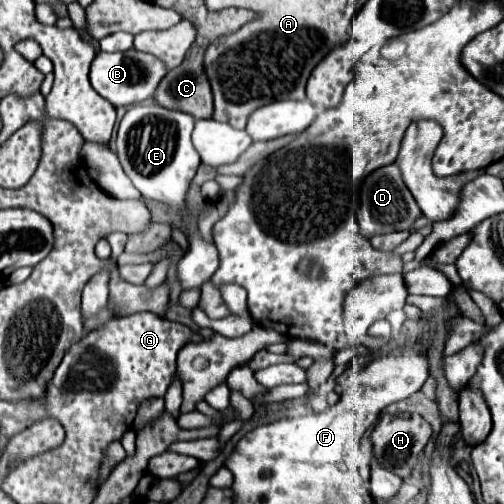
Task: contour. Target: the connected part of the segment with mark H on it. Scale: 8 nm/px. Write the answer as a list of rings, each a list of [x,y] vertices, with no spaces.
[[[409,415],[409,417],[385,417],[381,419],[373,433],[371,433],[371,441],[373,441],[373,453],[377,457],[377,461],[387,467],[389,471],[393,471],[399,477],[407,477],[419,457],[419,453],[423,451],[423,447],[427,445],[427,441],[431,439],[433,431],[431,425],[421,417],[421,415]]]

